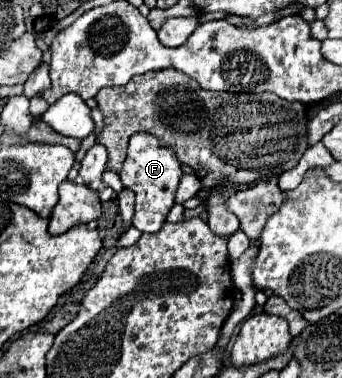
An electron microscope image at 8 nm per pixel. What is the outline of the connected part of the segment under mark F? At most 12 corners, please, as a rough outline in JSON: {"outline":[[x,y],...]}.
{"outline":[[147,132],[131,136],[121,182],[135,192],[131,224],[161,230],[181,162]]}

